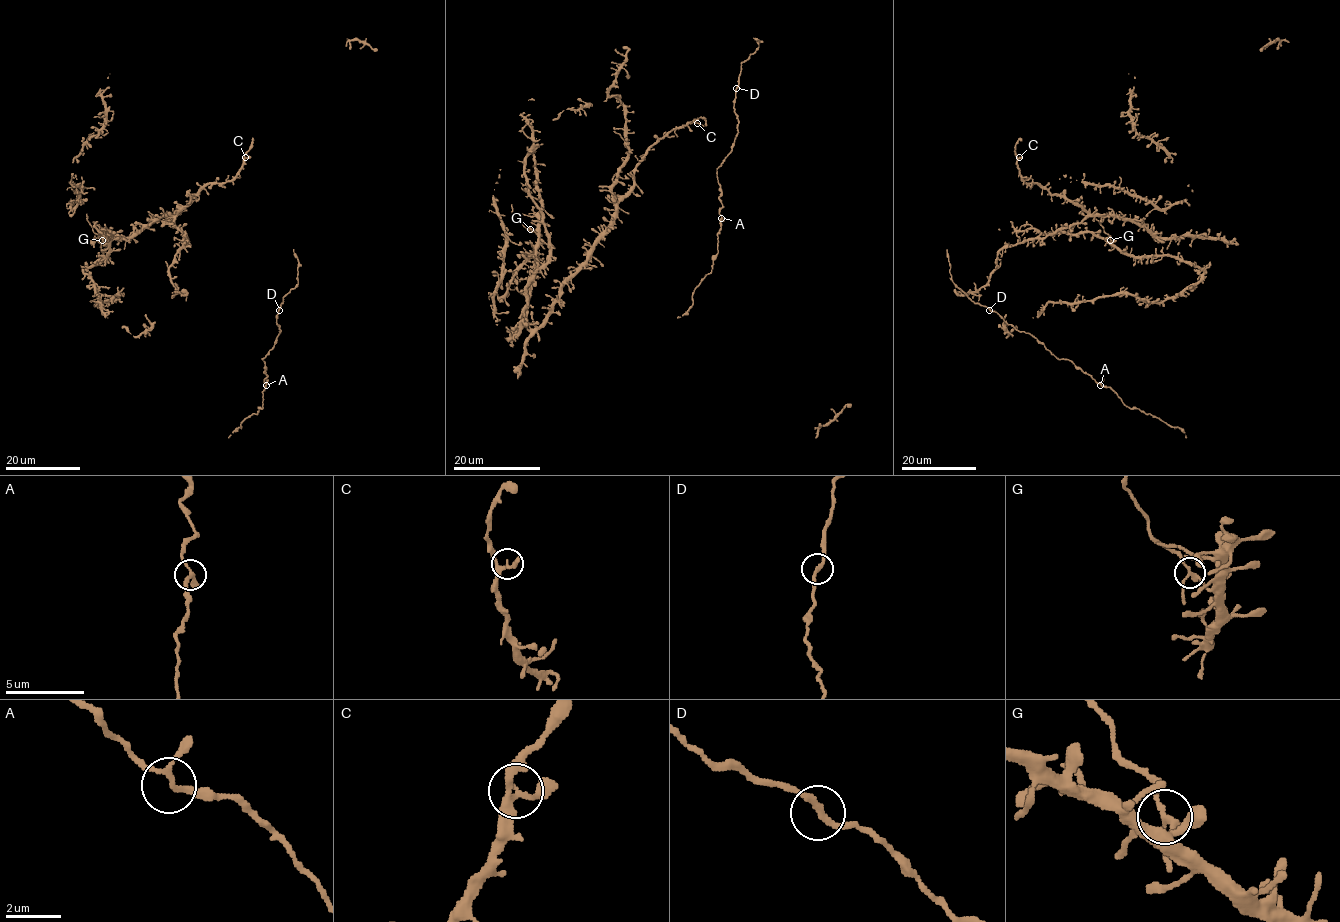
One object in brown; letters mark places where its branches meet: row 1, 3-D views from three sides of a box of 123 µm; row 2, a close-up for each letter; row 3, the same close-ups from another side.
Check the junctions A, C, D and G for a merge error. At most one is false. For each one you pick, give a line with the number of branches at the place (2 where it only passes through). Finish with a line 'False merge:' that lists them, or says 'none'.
G: branches 3
False merge: G

